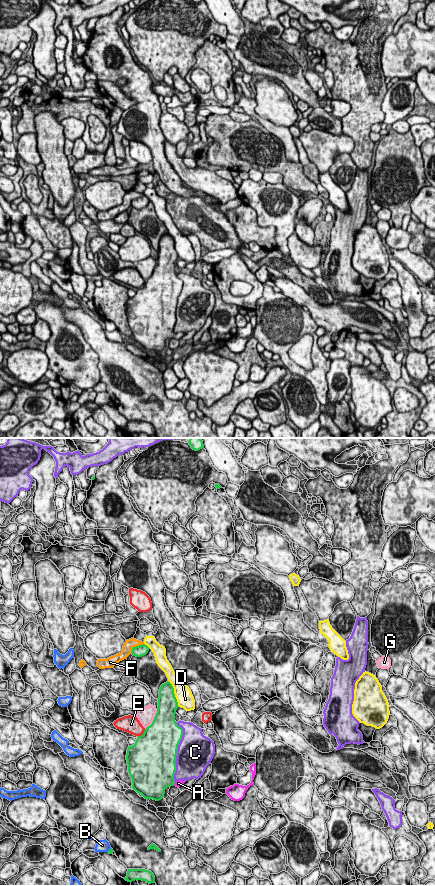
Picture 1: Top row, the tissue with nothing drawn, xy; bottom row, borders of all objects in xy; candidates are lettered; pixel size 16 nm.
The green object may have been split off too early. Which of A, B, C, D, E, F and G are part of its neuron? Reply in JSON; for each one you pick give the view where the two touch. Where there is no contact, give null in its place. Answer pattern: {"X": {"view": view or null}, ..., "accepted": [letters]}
{"A": {"view": "xy"}, "accepted": ["A"]}

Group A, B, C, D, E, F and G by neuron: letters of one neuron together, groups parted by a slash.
A / B / C / D / E / F / G

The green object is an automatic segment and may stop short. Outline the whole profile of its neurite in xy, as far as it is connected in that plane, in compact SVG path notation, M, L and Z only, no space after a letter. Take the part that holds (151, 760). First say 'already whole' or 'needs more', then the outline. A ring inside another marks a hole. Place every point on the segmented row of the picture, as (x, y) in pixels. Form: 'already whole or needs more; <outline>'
needs more; M162 684L152 724L127 749L132 788L147 800L159 801L167 787L180 787L186 782L173 779L178 745L183 736L183 729L175 721L178 707L172 684Z

